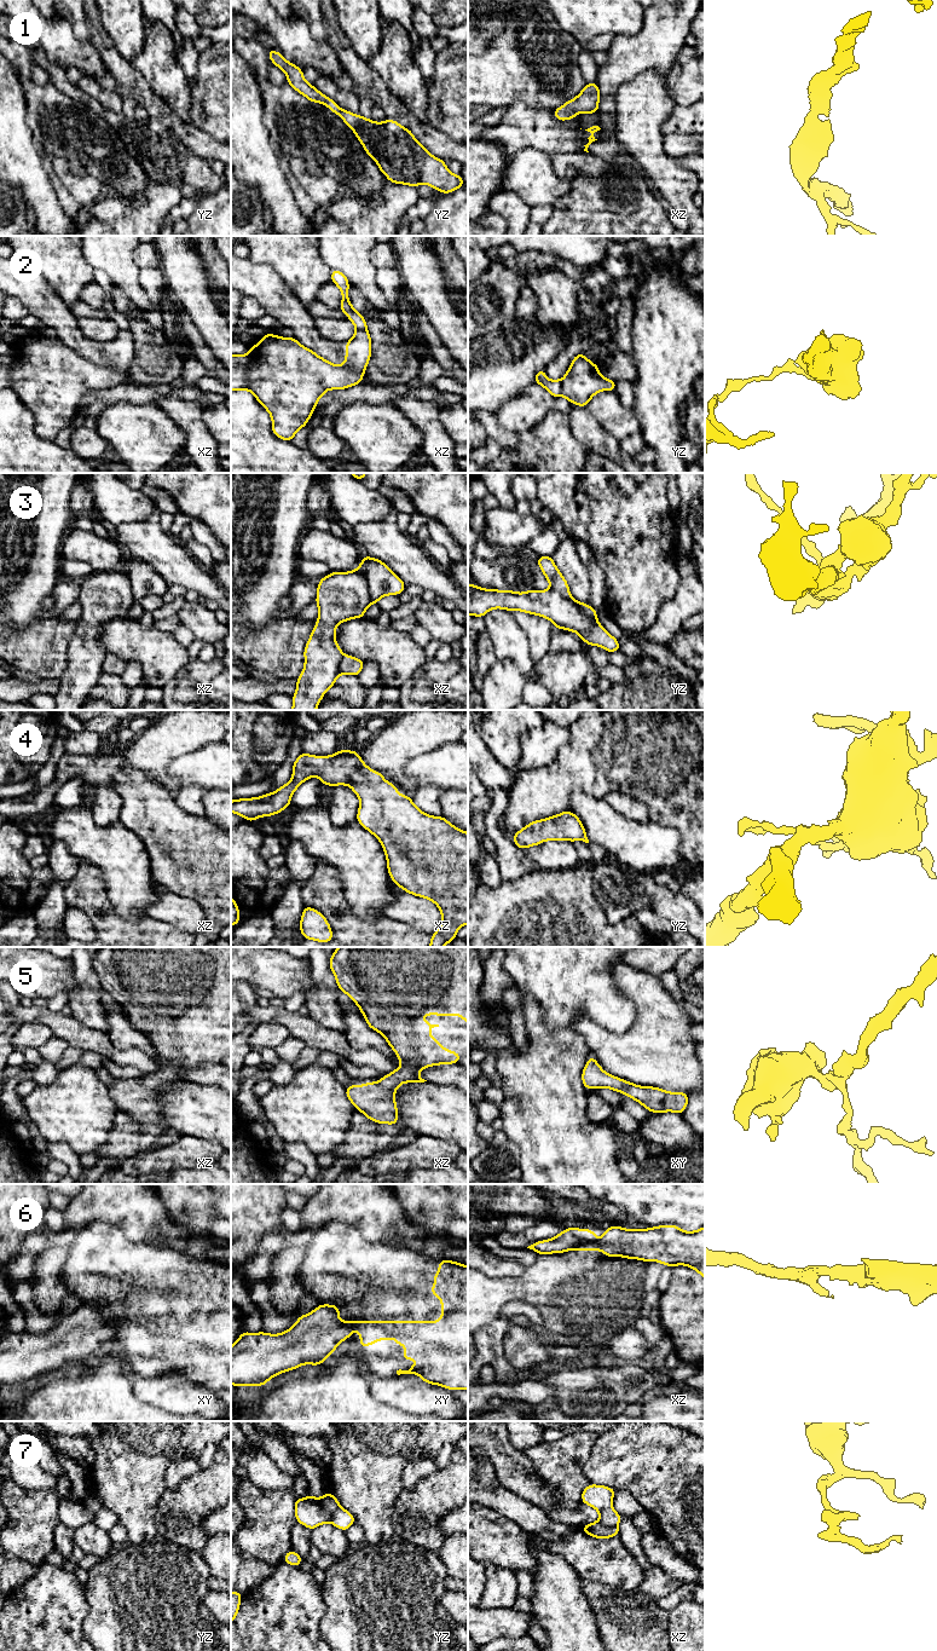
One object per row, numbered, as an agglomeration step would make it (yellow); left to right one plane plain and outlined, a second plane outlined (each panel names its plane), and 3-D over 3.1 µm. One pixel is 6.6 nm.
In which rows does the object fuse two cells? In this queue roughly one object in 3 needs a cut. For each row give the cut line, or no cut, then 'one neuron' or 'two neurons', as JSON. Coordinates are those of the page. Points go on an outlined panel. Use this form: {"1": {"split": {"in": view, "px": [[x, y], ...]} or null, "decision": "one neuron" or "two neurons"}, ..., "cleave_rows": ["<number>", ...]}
{"1": {"split": null, "decision": "one neuron"}, "2": {"split": {"in": "yz", "px": [[562, 380], [560, 394]]}, "decision": "two neurons"}, "3": {"split": {"in": "yz", "px": [[550, 588], [571, 599], [586, 616], [596, 622]]}, "decision": "two neurons"}, "4": {"split": null, "decision": "one neuron"}, "5": {"split": null, "decision": "one neuron"}, "6": {"split": {"in": "xz", "px": [[595, 1240], [579, 1243], [573, 1248]]}, "decision": "two neurons"}, "7": {"split": {"in": "xz", "px": [[597, 1522], [607, 1527], [617, 1527]]}, "decision": "two neurons"}, "cleave_rows": ["2", "3", "6", "7"]}

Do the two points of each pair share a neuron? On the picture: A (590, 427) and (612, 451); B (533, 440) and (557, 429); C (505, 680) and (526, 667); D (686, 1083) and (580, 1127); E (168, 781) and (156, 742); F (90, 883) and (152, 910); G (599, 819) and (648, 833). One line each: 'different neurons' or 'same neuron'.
A: same neuron
B: same neuron
C: different neurons
D: different neurons
E: same neuron
F: different neurons
G: same neuron

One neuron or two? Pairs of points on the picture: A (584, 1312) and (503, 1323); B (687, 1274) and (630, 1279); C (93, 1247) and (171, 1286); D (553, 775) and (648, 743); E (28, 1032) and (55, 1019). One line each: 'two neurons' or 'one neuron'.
A: two neurons
B: two neurons
C: one neuron
D: one neuron
E: two neurons

